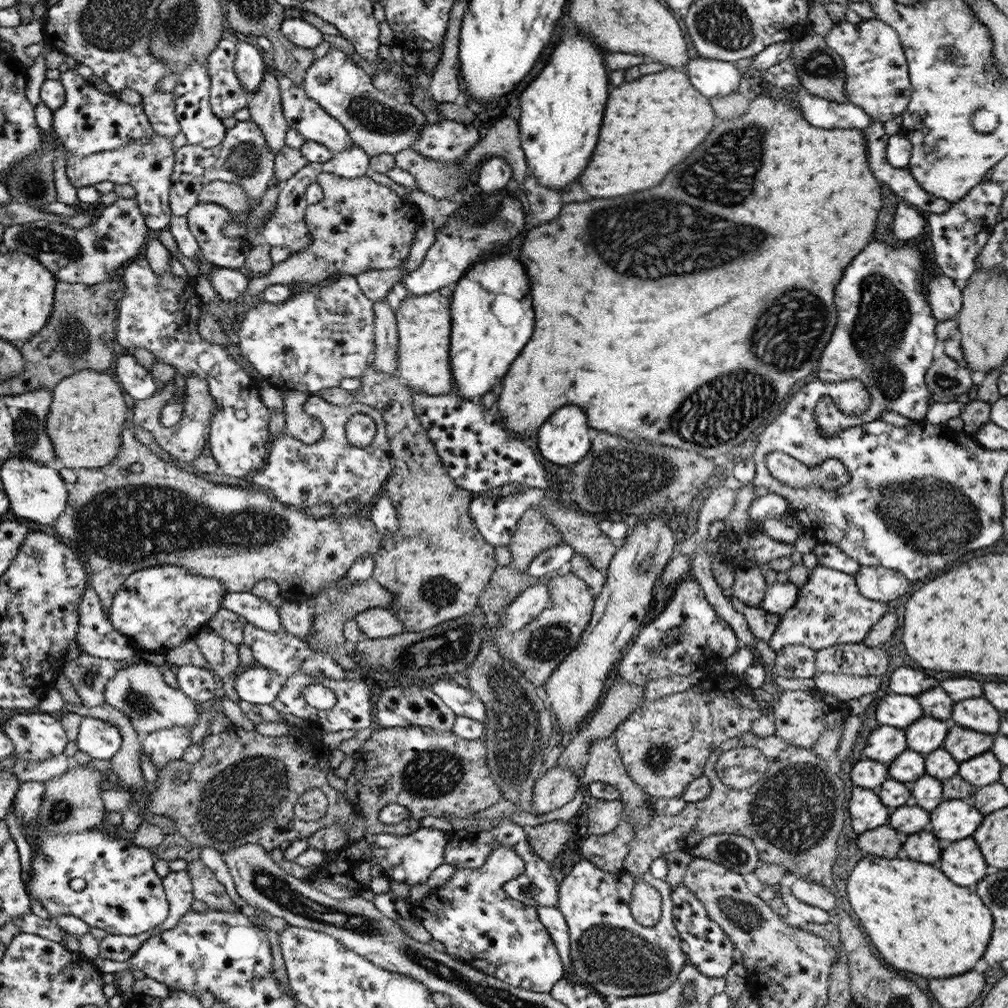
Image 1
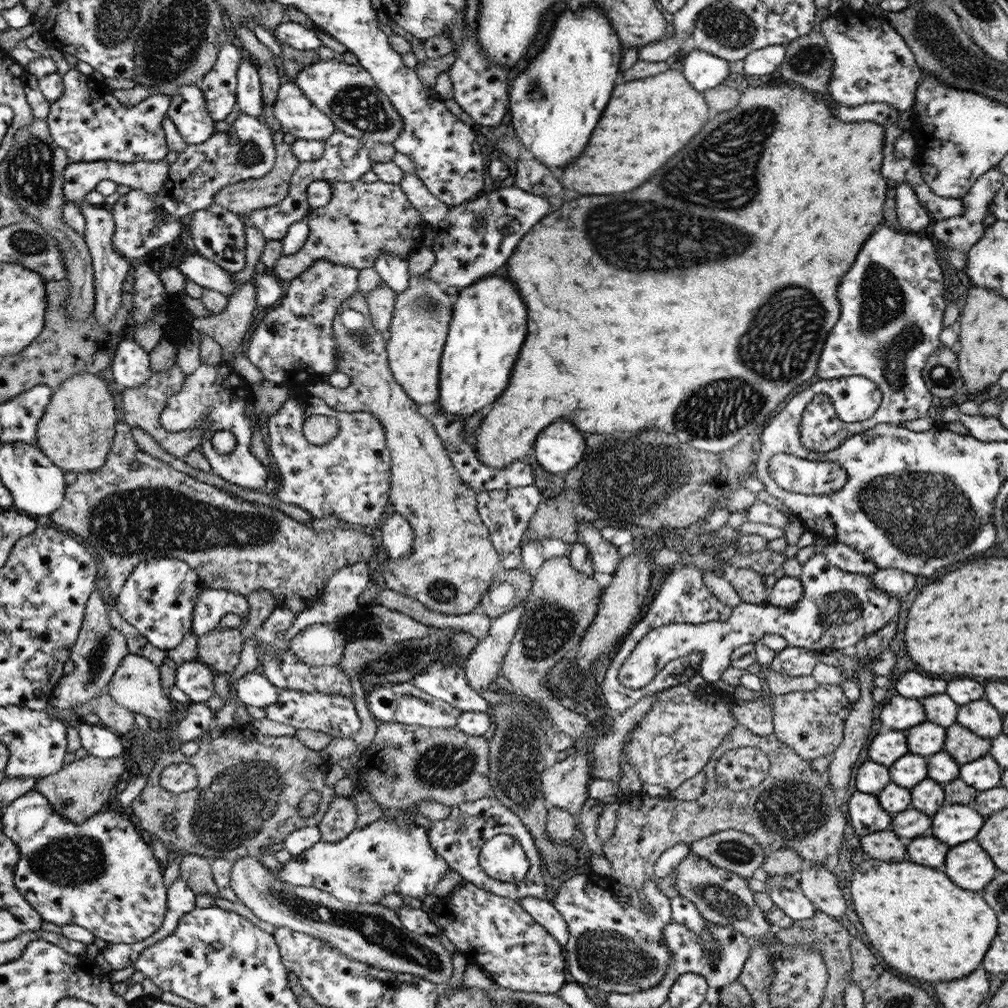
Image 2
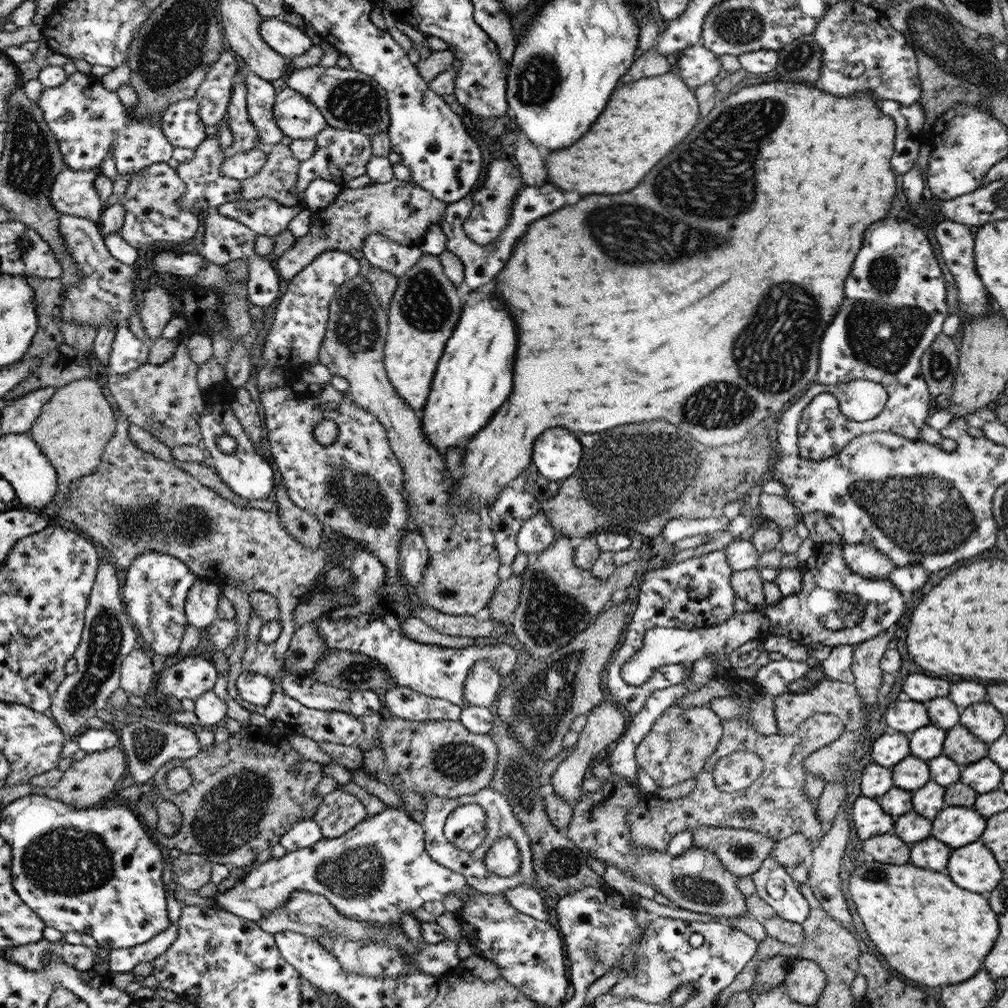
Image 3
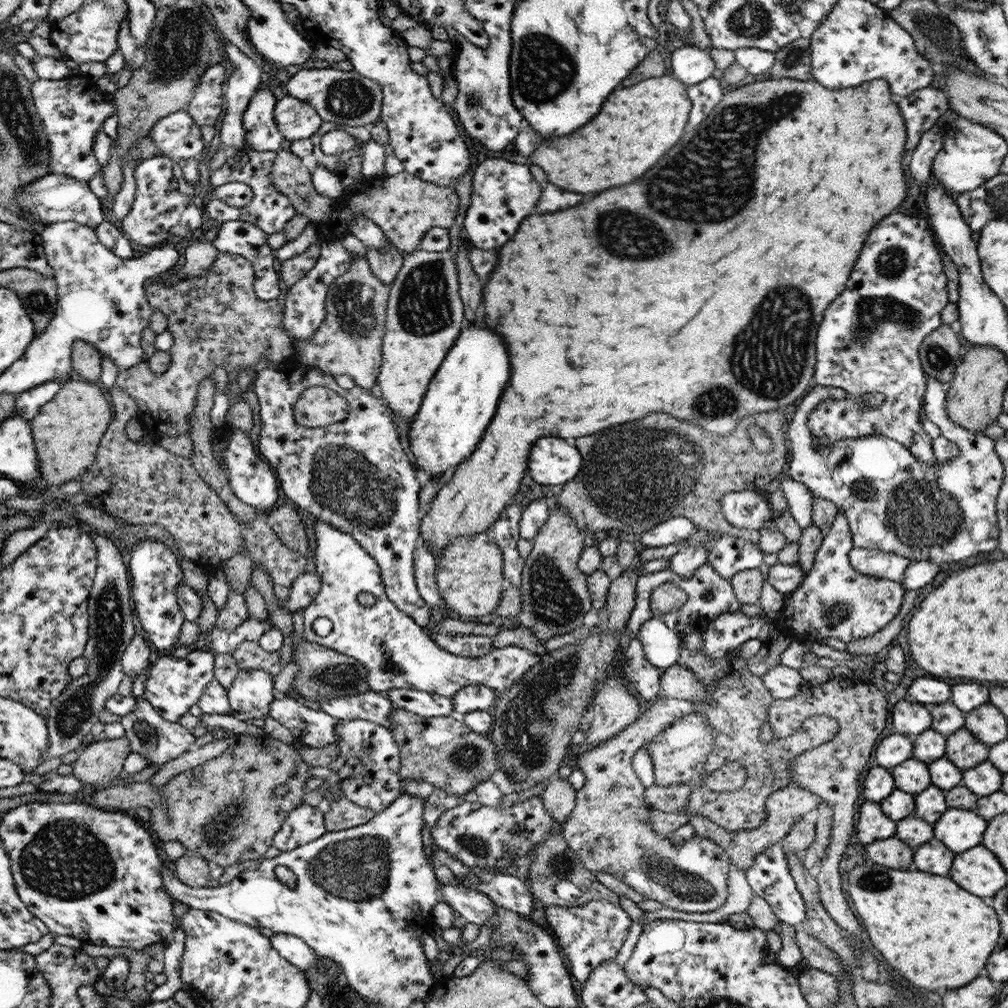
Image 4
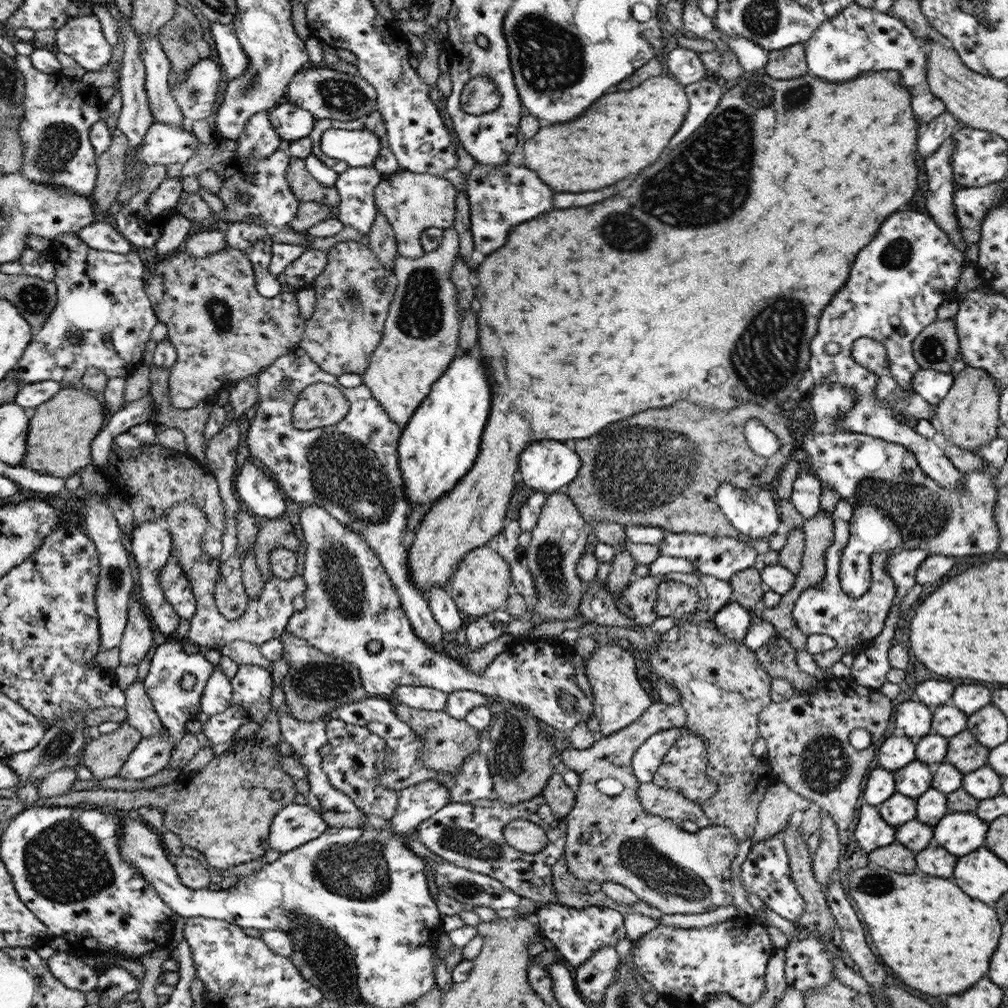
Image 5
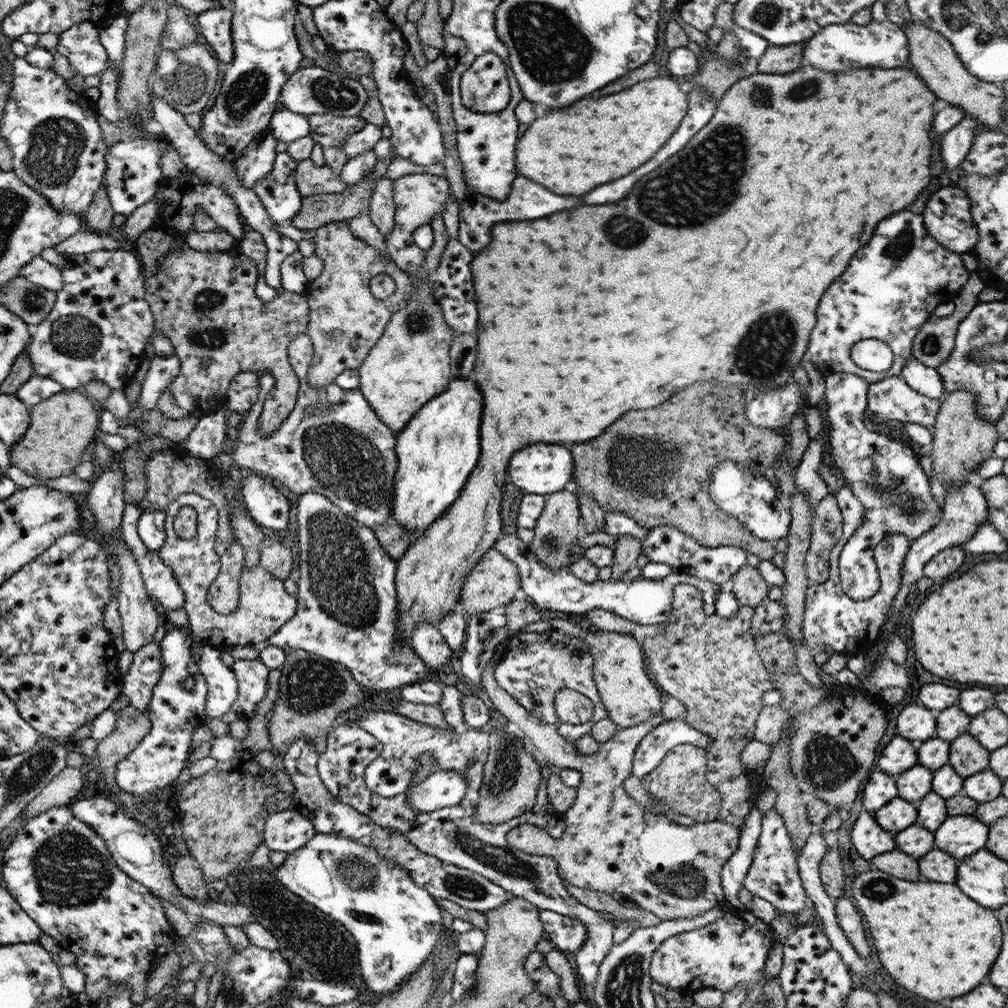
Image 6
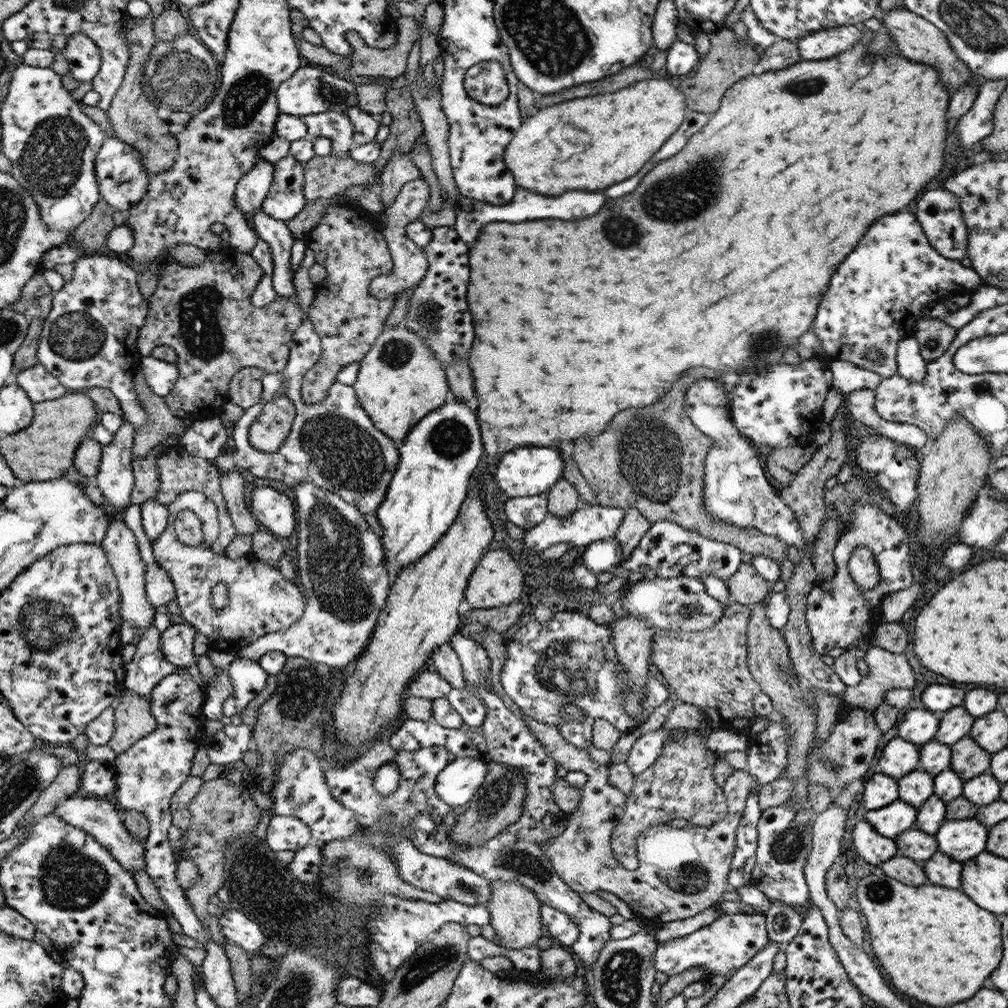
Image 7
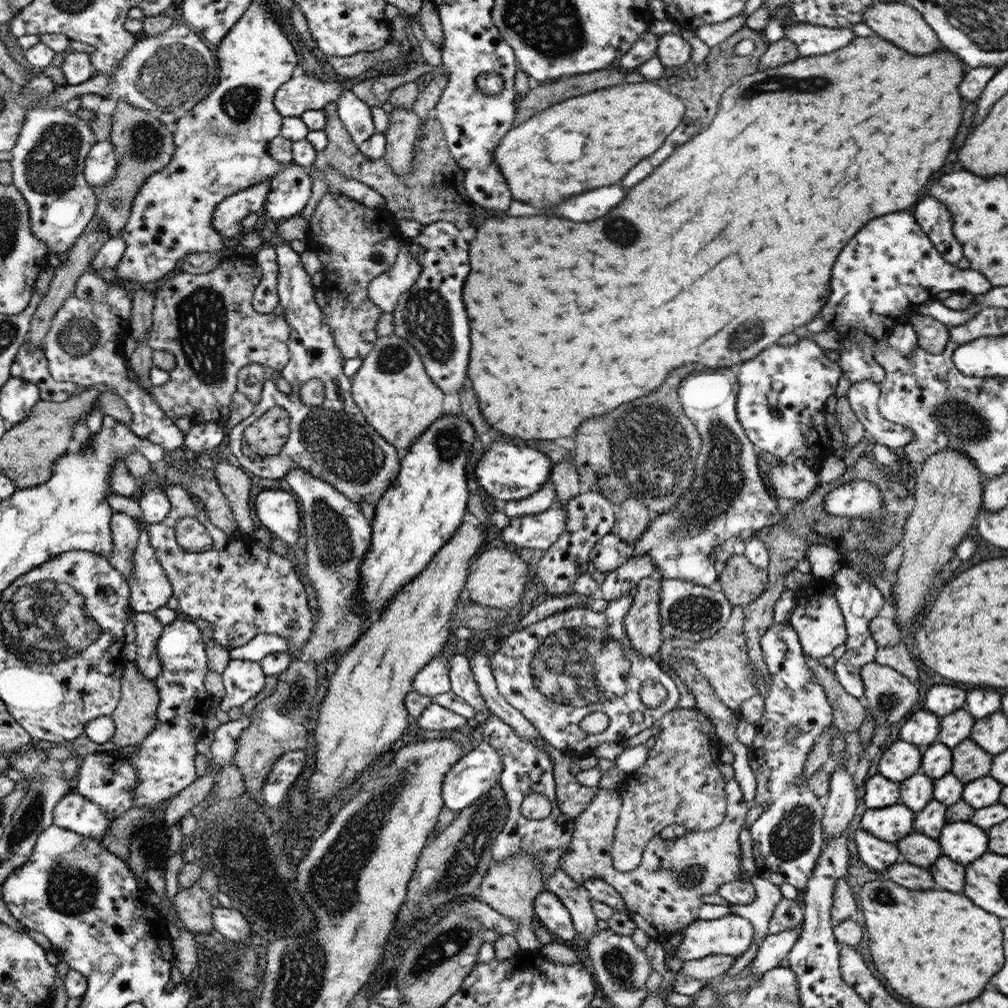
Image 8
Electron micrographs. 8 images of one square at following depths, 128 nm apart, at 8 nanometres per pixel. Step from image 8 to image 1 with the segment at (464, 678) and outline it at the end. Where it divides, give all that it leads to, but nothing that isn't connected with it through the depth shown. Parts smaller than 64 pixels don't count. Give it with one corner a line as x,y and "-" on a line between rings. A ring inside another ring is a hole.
319,394
308,396
302,409
310,416
318,418
317,420
324,428
324,436
317,443
304,444
283,432
279,437
274,437
268,464
254,473
246,475
244,479
254,487
268,491
274,498
302,509
318,506
318,504
332,504
332,506
337,507
348,500
355,500
359,503
361,510
366,510
368,504
372,502
372,498
376,496
376,492
380,490
382,482
386,482
393,471
393,460
389,454
389,439
386,433
387,425
382,413
372,405
357,403
356,401
352,401
350,405
335,405
320,397
-
356,413
366,413
372,417
378,429
375,440
362,448
356,448
347,440
346,427
350,423
352,414
355,415

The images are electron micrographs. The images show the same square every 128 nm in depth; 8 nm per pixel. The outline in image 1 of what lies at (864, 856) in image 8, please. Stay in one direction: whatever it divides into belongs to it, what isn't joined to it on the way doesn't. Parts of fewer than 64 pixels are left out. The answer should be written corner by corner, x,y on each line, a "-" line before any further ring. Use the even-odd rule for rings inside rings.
859,787
853,789
848,810
852,819
850,823
856,833
882,826
890,816
888,808
882,804
876,791

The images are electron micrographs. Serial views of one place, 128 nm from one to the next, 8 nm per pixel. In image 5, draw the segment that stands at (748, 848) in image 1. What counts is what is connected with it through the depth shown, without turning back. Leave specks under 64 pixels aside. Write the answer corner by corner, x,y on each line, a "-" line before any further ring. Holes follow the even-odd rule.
782,782
770,786
757,807
757,825
749,839
751,847
775,835
782,835
793,814
806,811
810,804
810,800
795,794
-
640,783
638,799
646,813
661,818
689,820
695,822
699,828
711,825
701,806
678,791
666,790
653,783

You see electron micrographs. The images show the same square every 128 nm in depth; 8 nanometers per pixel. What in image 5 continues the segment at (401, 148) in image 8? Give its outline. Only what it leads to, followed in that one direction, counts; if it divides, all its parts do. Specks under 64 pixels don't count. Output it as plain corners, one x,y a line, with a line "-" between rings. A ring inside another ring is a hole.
377,212
370,234
367,234
369,247
376,254
380,261
383,262
386,270
393,270
394,260
399,256
396,249
396,239
392,228
392,224
388,222
388,218

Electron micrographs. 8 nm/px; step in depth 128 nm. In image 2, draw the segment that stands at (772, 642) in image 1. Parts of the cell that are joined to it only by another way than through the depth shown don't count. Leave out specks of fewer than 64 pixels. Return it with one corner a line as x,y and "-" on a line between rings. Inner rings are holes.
819,551
802,565
799,579
803,594
794,606
782,608
767,603
757,605
740,602
724,622
672,623
654,628
644,635
622,663
618,672
620,684
630,689
642,688
667,662
686,657
692,652
702,654
699,674
708,682
715,682
730,667
730,657
735,648
755,643
768,633
782,636
787,640
788,647
815,652
853,650
860,639
896,618
900,611
900,598
876,588
868,575
843,572
831,565

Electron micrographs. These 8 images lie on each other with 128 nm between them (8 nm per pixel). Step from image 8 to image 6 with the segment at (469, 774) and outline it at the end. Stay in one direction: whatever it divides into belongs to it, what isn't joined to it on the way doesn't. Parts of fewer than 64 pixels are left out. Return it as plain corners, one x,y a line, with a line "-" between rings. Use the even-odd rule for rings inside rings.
438,769
411,786
405,794
407,804
416,813
430,813
459,805
467,796
467,781
457,771

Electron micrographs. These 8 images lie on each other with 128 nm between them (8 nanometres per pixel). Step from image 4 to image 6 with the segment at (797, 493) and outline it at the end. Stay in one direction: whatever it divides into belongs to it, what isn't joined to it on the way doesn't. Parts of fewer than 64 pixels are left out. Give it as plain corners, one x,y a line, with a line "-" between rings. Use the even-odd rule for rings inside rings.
825,432
819,438
812,439
806,448
803,458
794,473
795,490
802,492
810,506
816,506
826,495
829,494
829,485
824,482
818,473
818,466
822,462
826,442

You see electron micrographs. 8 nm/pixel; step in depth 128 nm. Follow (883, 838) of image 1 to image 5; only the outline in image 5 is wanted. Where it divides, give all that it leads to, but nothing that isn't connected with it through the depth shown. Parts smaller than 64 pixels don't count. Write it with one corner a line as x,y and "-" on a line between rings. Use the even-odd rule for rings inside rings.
896,842
890,846
872,850
868,857
871,862
880,864
882,868
892,870
892,872
900,872
900,874
914,874
916,872
914,852
896,844

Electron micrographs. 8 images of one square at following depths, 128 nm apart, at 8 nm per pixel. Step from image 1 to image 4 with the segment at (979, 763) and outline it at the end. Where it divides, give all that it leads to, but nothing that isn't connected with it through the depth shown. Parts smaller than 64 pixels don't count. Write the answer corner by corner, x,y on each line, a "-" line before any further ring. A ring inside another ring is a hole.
986,760
975,768
964,771
960,784
980,798
1000,790
1000,782
1002,782
1002,772

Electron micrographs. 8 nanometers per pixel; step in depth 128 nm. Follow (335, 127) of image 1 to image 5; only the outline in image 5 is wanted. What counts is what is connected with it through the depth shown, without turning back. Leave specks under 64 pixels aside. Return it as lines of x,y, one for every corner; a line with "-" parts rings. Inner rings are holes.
285,101
285,103
280,104
278,108
270,110
270,119
275,130
279,132
279,135
290,143
294,142
294,140
308,137
313,129
316,118
314,118
314,115
308,112
308,110
296,106
296,104
291,103
290,101

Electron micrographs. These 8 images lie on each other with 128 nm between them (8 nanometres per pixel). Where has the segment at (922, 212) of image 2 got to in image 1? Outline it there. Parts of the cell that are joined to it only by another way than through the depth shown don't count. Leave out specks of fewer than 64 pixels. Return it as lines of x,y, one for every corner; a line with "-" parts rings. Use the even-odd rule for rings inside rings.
900,200
896,208
894,222
891,224
892,234
896,240
906,242
914,240
926,228
926,215
912,207
906,200

